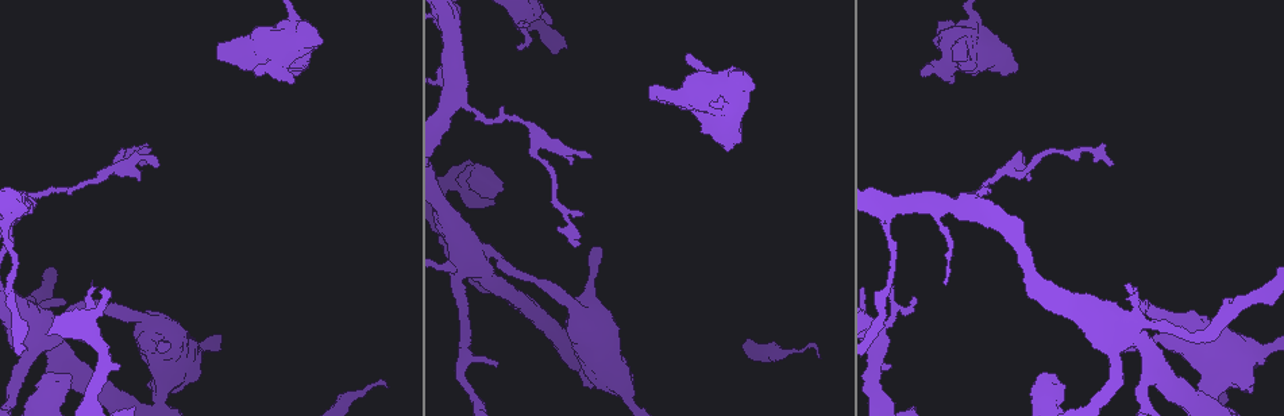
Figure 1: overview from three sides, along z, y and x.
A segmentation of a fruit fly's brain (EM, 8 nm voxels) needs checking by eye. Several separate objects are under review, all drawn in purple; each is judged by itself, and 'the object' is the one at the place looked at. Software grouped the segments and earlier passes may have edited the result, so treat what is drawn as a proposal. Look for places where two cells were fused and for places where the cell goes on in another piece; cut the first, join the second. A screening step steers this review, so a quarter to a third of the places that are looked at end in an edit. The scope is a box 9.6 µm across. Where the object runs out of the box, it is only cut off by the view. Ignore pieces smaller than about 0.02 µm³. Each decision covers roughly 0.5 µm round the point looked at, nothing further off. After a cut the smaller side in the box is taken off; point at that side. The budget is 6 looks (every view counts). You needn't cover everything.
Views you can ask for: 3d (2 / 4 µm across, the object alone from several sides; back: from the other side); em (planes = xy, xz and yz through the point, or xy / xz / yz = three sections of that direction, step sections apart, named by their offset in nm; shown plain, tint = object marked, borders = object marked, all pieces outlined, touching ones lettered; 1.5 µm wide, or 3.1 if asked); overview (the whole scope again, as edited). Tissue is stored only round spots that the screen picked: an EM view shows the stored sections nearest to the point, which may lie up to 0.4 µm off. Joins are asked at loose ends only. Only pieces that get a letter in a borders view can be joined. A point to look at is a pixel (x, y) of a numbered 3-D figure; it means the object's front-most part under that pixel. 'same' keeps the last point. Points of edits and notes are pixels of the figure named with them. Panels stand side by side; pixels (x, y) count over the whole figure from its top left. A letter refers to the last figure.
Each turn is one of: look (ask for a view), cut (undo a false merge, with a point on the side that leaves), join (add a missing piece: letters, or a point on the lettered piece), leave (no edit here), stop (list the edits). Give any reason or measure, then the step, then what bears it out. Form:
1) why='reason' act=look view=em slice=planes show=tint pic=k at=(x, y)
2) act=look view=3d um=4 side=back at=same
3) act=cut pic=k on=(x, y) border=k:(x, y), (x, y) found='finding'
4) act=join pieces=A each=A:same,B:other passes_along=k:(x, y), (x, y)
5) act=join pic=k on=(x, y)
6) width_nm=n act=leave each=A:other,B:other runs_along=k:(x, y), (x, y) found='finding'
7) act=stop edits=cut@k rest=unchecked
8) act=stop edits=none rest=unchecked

why='sudden change in width' act=look view=3d um=4 side=back pic=1 at=(997, 61)

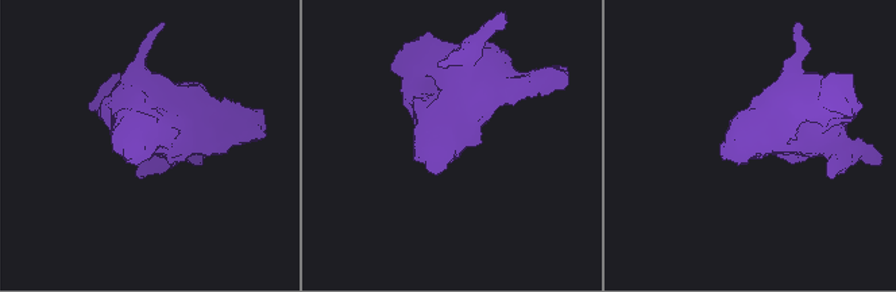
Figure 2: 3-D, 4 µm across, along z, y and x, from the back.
why='shape alone is not enough' act=look view=em slice=yz step=8 show=borders pic=2 at=(135, 136)

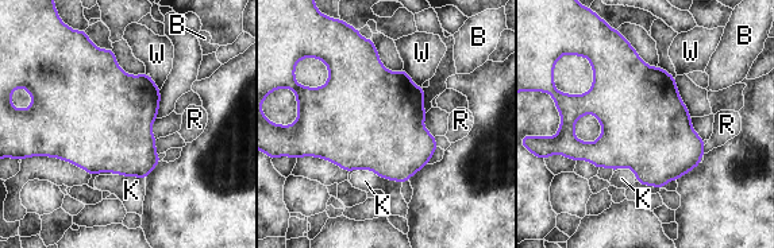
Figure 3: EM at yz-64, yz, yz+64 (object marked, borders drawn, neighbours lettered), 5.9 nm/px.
act=leave each=B:other,K:other,R:other,W:other border=3:(403, 69), (422, 88) found='all the same cell'

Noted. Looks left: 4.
why='an open end' act=look view=3d um=2 pic=1 at=(966, 55)

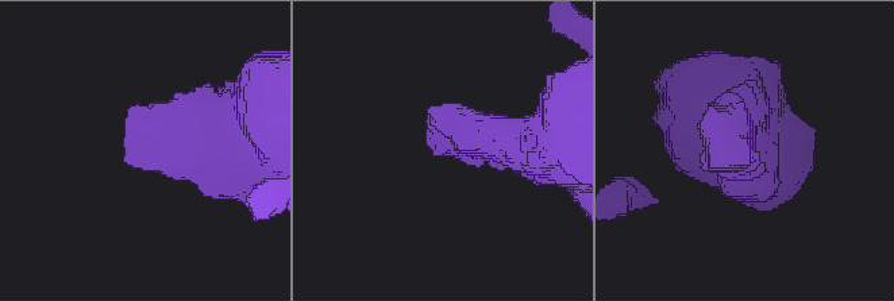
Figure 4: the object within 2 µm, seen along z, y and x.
act=look view=em slice=planes show=borders pic=4 at=(743, 156)

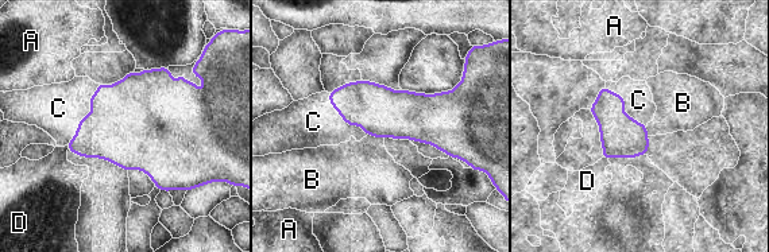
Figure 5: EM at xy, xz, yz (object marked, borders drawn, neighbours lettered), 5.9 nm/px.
act=join pieces=C each=A:other,B:other,C:same,D:other passes_along=5:(128, 126), (88, 115), (58, 108) found='it goes on there'

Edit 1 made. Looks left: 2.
act=stop edits=join@5 rest=unchecked

